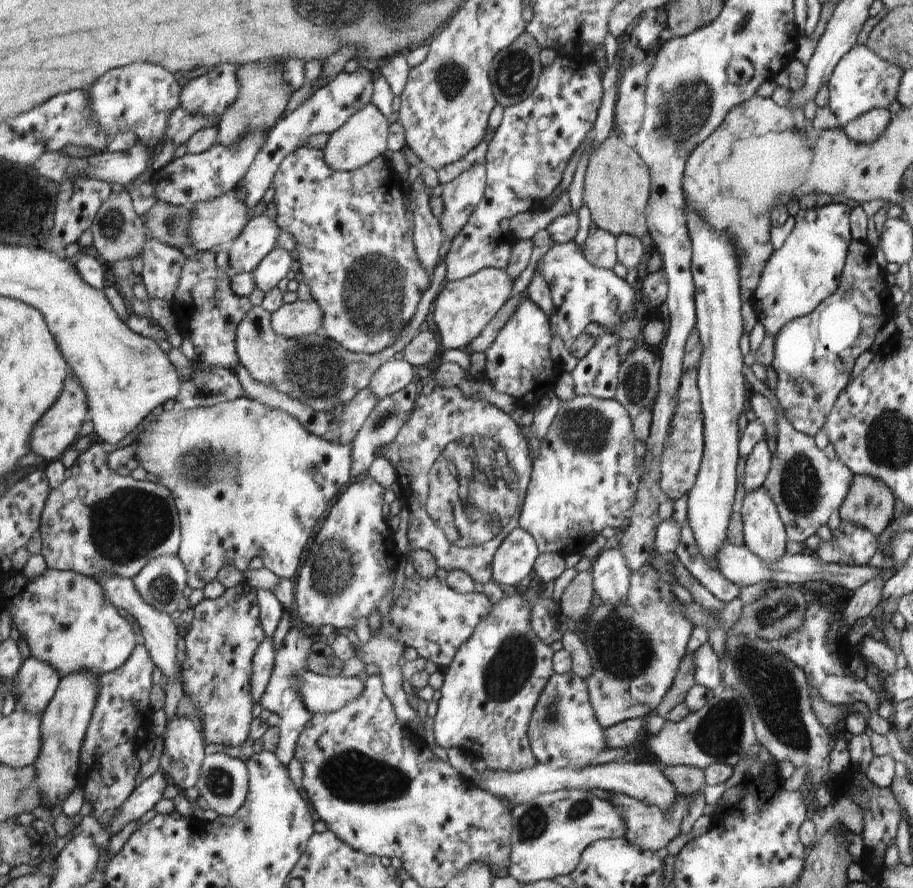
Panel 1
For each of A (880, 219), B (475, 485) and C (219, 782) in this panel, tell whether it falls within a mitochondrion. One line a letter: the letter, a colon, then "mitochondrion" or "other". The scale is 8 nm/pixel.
A: other
B: mitochondrion
C: mitochondrion

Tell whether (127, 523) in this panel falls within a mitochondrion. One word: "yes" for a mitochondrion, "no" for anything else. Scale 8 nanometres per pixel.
yes

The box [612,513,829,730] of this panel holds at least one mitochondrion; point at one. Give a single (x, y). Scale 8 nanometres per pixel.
(770, 613)

